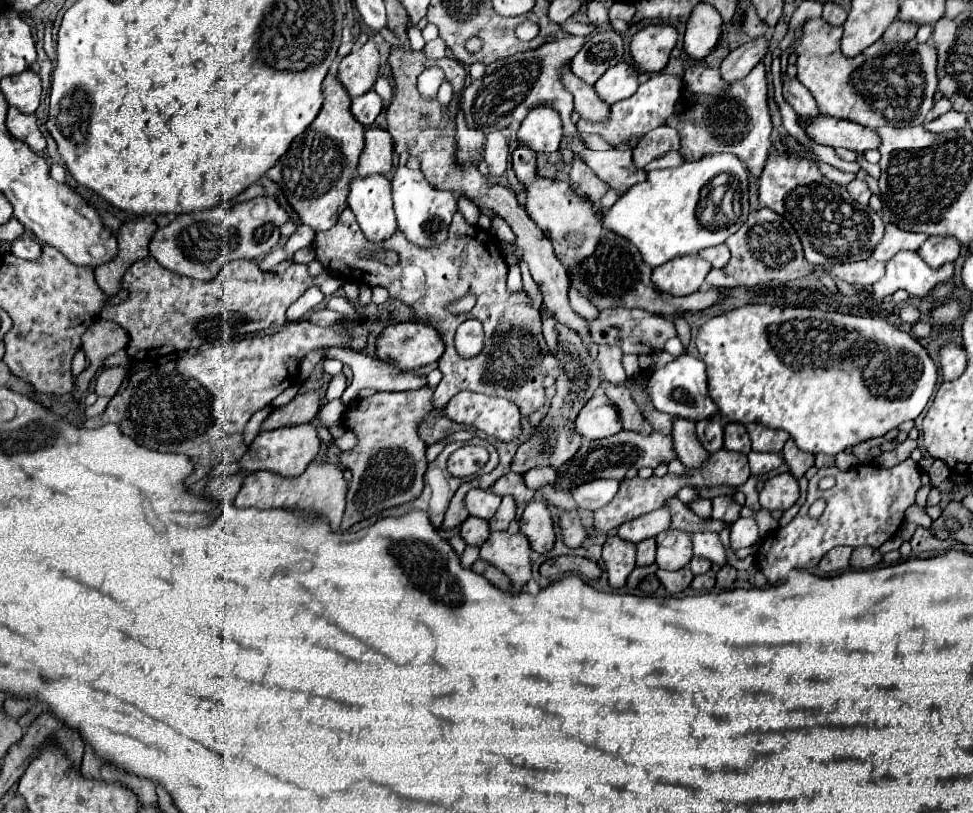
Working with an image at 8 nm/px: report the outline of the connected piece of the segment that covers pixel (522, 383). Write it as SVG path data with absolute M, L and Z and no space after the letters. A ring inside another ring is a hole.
M346 207L332 229L316 233L314 251L316 259L324 265L324 269L338 271L340 275L344 275L344 279L350 279L354 283L364 283L368 287L384 287L390 293L390 297L410 305L418 321L434 325L442 333L446 351L438 359L438 369L442 371L444 377L432 395L434 411L426 416L418 427L418 435L426 445L444 441L448 435L454 433L452 421L443 414L443 409L452 399L452 395L460 391L490 395L494 387L504 387L504 391L510 393L508 399L512 399L512 403L518 405L520 417L526 419L526 423L522 423L522 435L526 437L532 435L528 413L544 405L542 381L548 371L554 371L558 367L558 359L554 359L554 355L548 353L548 347L542 337L540 311L530 307L528 295L524 291L522 293L506 291L508 271L496 237L492 237L488 231L476 225L468 225L462 213L454 213L454 219L448 227L448 239L440 247L418 247L410 243L402 231L396 231L392 237L380 243L372 243L364 237L362 229L354 219L354 213ZM378 247L398 251L400 263L388 267L372 257L358 255L362 249L378 249ZM468 291L472 291L478 297L474 309L464 315L452 315L448 311L448 303L464 297ZM466 319L478 319L484 325L486 333L484 349L474 359L462 359L456 355L454 349L456 327ZM434 427L445 427L447 431L434 431Z

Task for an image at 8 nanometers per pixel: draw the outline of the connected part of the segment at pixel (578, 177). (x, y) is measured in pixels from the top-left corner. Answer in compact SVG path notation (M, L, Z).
M574 157L572 161L572 171L570 171L570 183L582 191L582 195L586 199L590 199L592 203L598 203L604 193L608 191L608 185L596 177L596 173L580 159L580 157Z

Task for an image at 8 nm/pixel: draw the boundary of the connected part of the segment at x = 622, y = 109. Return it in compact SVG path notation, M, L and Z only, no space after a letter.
M654 73L654 75L650 75L650 79L646 83L642 83L638 87L638 91L632 97L612 105L610 119L606 123L594 125L594 123L586 123L584 119L580 119L576 127L578 127L578 131L584 131L584 133L602 135L614 147L628 143L634 135L644 135L650 129L660 127L674 113L674 105L680 99L680 91L682 91L682 81L678 77L666 75L666 73Z

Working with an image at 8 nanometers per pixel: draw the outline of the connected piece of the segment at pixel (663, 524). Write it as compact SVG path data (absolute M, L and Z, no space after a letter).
M658 509L652 513L646 513L638 519L626 521L622 523L622 527L618 527L618 537L630 543L640 543L644 539L656 537L658 533L664 533L670 529L670 513L668 509Z

